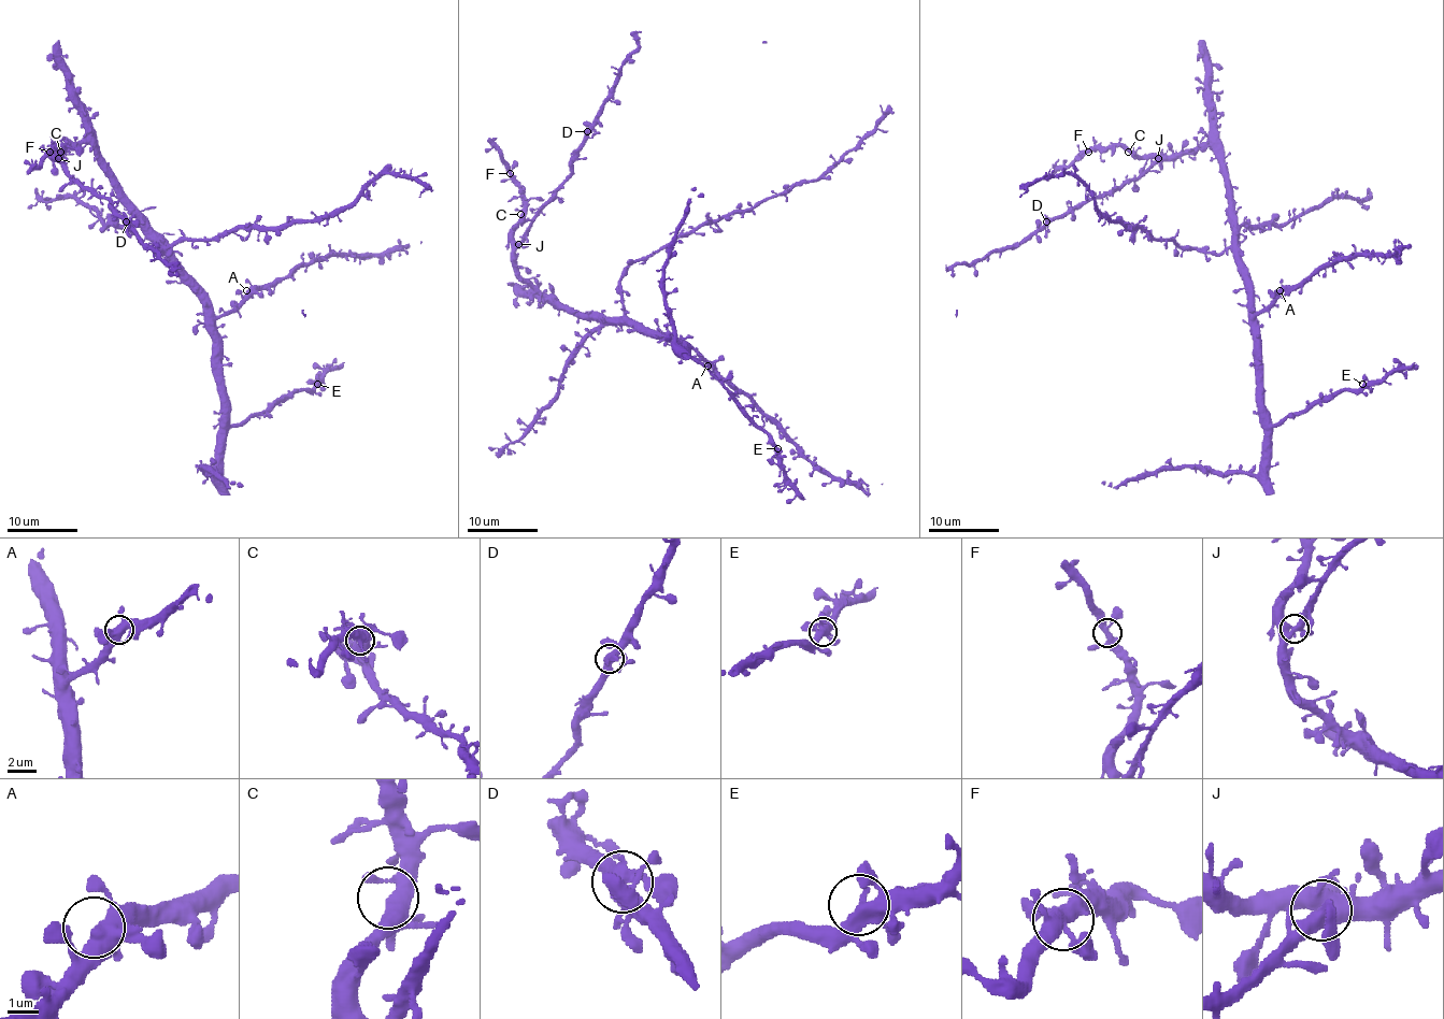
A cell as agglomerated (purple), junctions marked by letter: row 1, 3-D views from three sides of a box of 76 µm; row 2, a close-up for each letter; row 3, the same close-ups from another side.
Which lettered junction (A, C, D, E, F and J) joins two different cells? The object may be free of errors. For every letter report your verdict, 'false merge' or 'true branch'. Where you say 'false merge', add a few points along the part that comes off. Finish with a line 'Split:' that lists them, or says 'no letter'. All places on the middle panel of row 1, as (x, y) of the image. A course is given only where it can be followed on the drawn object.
A: true branch
C: true branch
D: true branch
E: true branch
F: true branch
J: true branch
Split: no letter

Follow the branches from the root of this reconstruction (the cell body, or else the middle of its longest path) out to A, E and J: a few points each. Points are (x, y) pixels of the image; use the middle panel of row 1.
A: (567, 309), (578, 314), (623, 318), (656, 332), (672, 333), (686, 341), (708, 366)
E: (567, 309), (578, 314), (623, 318), (669, 338), (727, 390), (777, 448)
J: (567, 309), (548, 295), (540, 295), (518, 274), (515, 260), (518, 244)

